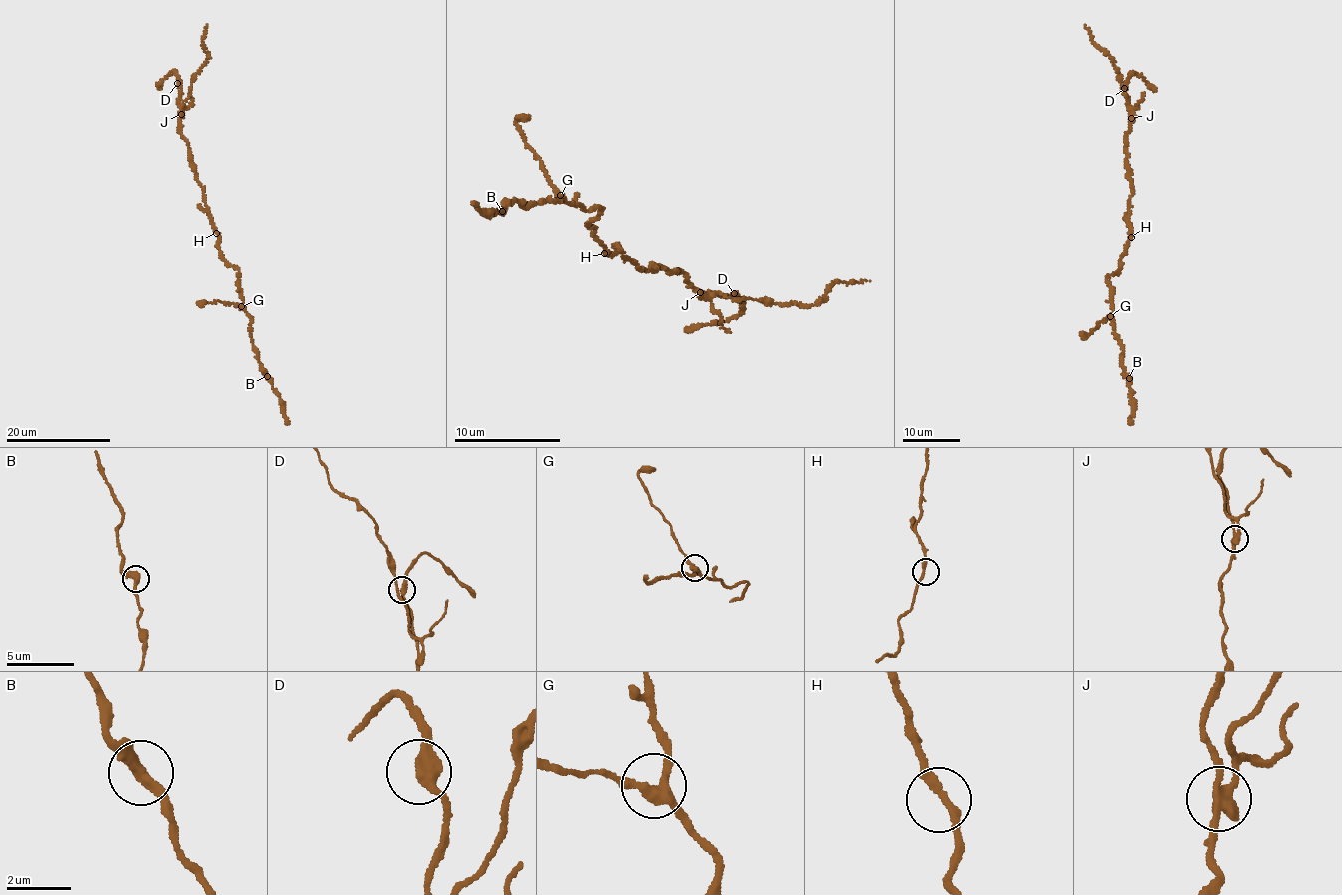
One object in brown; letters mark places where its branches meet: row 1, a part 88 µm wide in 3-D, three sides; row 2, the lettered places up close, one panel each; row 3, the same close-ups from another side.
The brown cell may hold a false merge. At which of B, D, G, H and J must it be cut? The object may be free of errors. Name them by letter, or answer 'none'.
J

